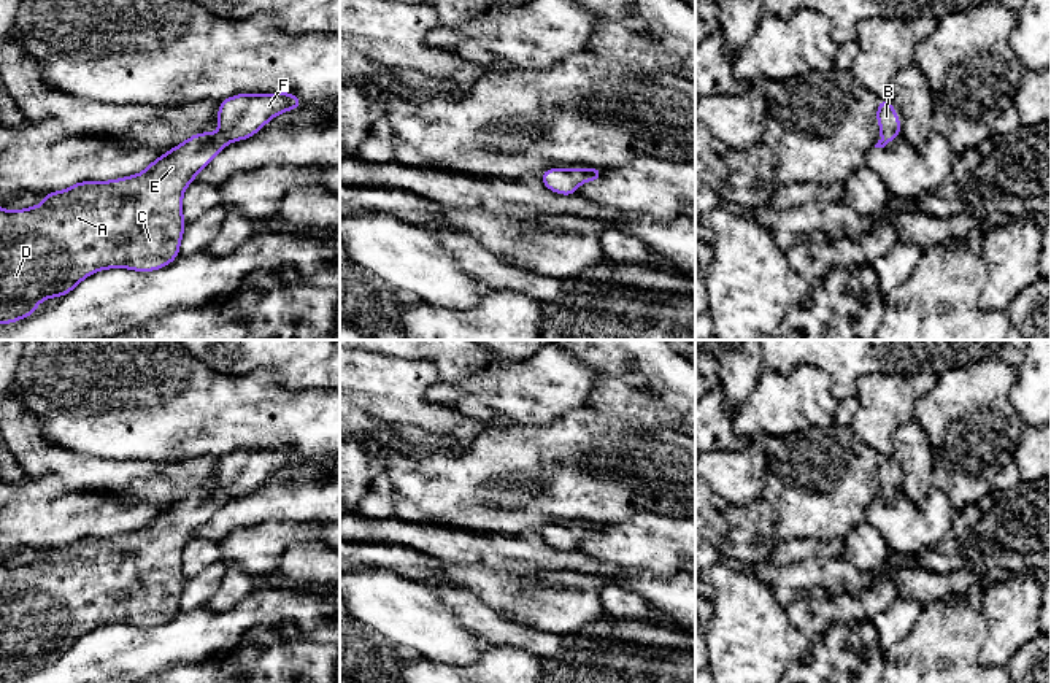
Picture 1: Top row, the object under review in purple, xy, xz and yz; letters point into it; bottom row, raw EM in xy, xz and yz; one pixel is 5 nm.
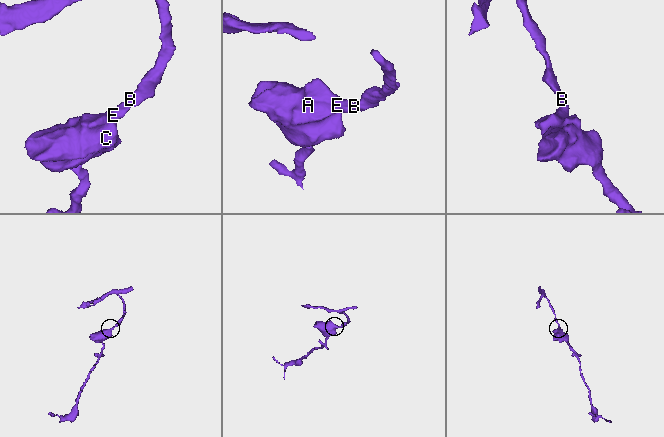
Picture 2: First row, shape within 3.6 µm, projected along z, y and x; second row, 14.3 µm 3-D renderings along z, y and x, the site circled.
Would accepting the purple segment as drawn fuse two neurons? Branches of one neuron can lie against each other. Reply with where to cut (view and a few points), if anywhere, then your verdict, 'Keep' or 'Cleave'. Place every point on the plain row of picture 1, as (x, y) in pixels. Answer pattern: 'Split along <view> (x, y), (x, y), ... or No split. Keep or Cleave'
No split. Keep

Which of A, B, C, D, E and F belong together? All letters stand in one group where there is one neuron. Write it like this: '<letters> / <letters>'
A B C D E F

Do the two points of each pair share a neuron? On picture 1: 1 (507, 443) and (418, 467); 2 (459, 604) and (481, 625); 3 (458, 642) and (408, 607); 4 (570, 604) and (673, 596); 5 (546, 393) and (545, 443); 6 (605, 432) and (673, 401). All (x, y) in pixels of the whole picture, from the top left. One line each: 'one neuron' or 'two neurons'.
1: one neuron
2: one neuron
3: one neuron
4: two neurons
5: two neurons
6: two neurons

